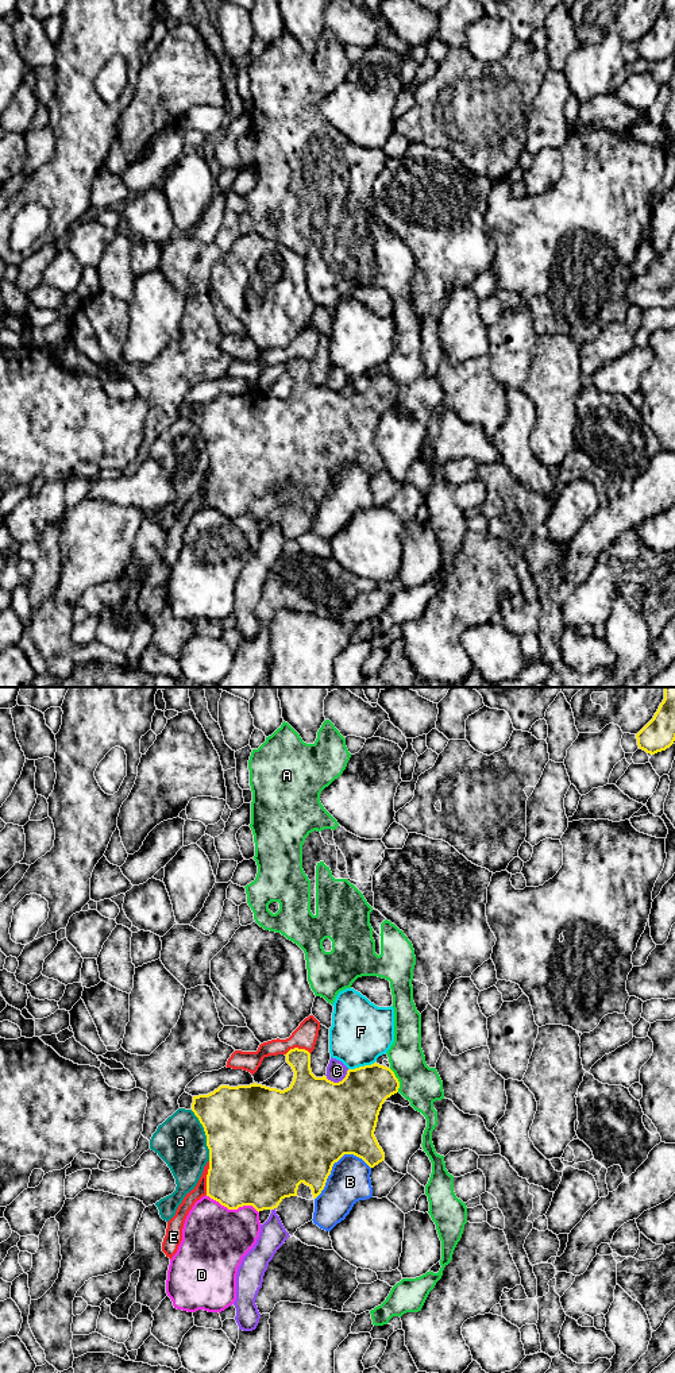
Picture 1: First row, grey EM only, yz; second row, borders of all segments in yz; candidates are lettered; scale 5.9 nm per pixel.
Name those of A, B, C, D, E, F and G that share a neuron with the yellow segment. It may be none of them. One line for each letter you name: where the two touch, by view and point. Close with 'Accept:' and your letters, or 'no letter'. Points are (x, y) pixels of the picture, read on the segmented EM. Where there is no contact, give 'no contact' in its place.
Accept: no letter

